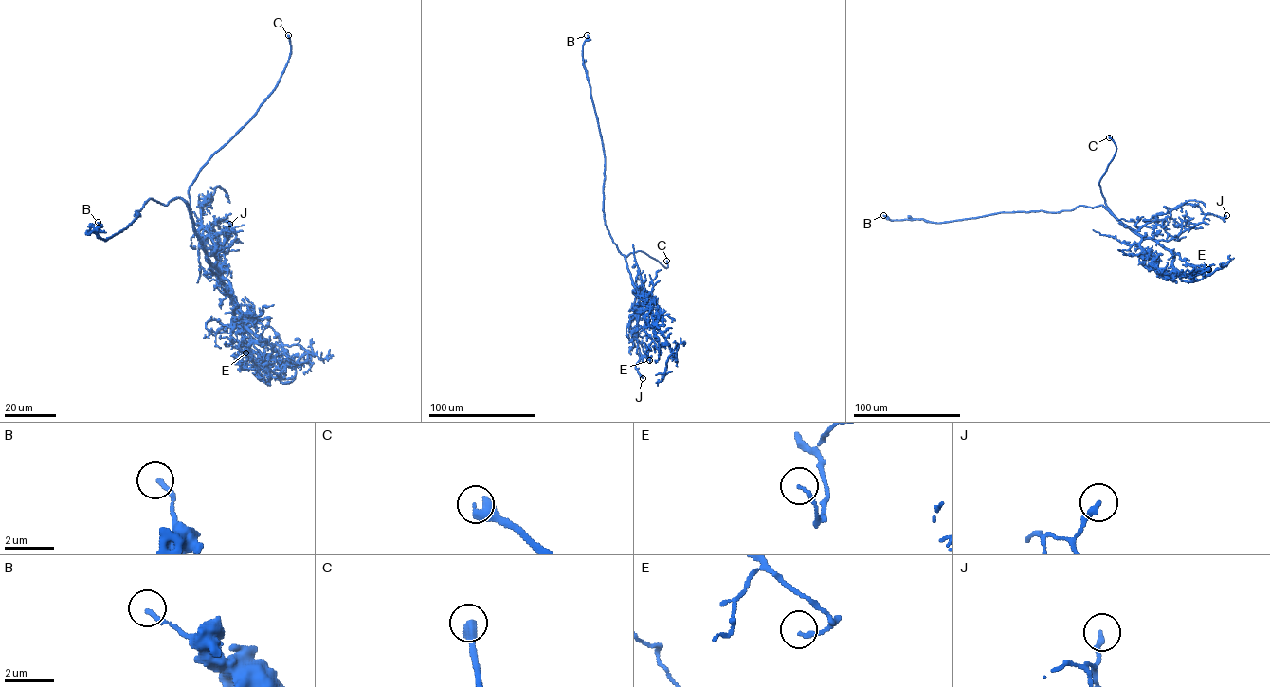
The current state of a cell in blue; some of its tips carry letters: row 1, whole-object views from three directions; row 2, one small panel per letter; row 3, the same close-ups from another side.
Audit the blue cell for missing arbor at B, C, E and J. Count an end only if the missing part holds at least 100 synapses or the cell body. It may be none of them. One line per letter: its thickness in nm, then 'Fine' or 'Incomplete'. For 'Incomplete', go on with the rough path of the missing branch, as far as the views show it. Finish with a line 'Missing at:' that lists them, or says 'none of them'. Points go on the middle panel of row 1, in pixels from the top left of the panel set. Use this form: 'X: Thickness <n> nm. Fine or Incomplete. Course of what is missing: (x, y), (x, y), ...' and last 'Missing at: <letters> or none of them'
B: Thickness 180 nm. Fine
C: Thickness 400 nm. Incomplete. Course of what is missing: (666, 261), (655, 224)
E: Thickness 150 nm. Fine
J: Thickness 240 nm. Fine
Missing at: C

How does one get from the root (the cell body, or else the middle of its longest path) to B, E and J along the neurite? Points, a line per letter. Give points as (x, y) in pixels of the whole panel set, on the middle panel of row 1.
B: (610, 236), (603, 211), (604, 152), (583, 63), (583, 45), (587, 35)
E: (610, 236), (625, 257), (638, 294), (644, 330), (652, 340), (646, 350), (649, 360)
J: (610, 236), (625, 257), (638, 295), (637, 339), (644, 354), (635, 368), (643, 378)

